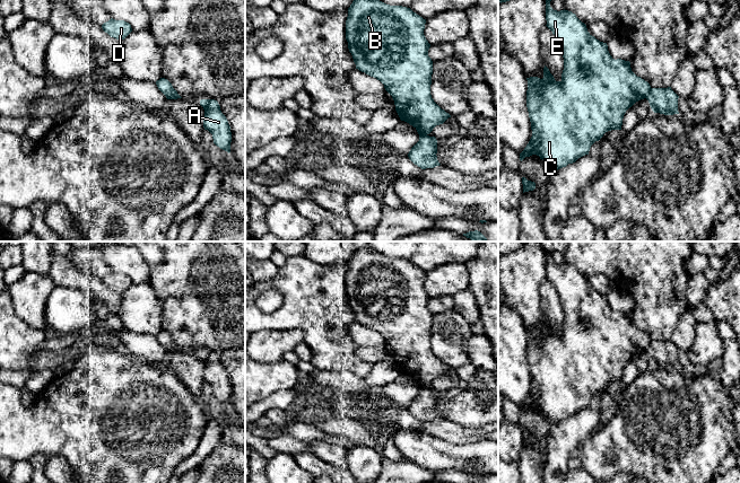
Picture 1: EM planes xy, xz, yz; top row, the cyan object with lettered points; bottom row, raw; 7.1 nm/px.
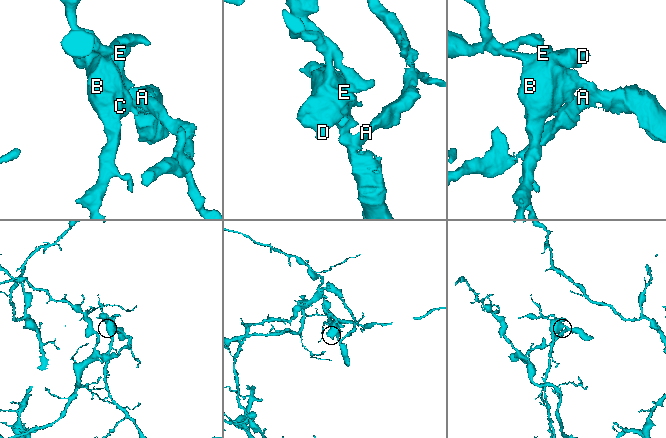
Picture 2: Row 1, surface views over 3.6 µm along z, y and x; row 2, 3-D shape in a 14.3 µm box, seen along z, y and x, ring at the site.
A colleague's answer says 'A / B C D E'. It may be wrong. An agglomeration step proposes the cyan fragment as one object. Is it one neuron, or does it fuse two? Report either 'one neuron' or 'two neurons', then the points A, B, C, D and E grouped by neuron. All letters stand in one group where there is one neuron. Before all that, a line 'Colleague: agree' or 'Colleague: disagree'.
Colleague: agree
two neurons | A / B C D E

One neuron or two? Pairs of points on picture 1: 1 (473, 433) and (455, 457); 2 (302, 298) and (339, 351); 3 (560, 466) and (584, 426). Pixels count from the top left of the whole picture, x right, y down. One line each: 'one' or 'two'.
1: two
2: one
3: one

